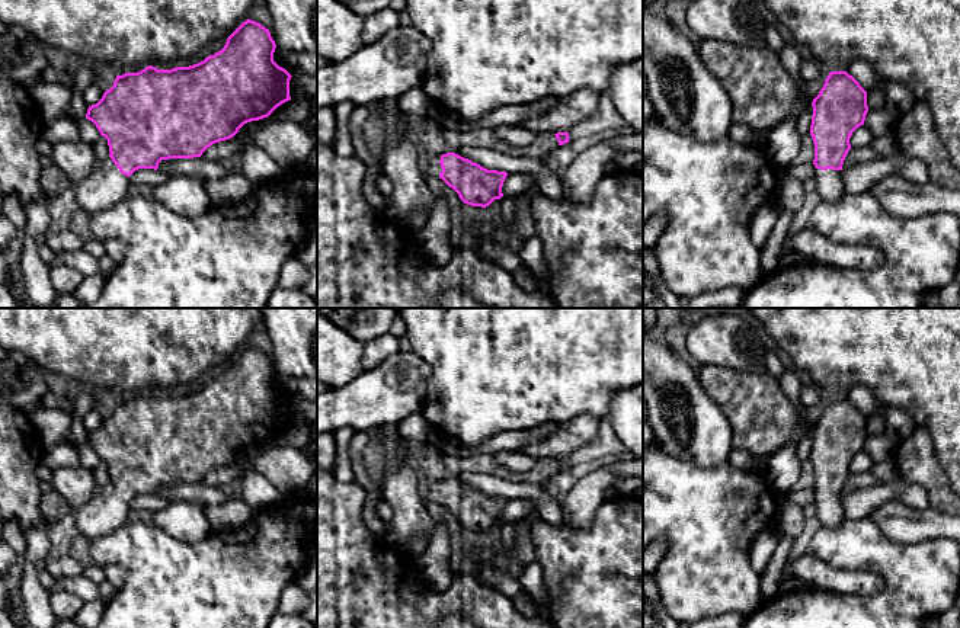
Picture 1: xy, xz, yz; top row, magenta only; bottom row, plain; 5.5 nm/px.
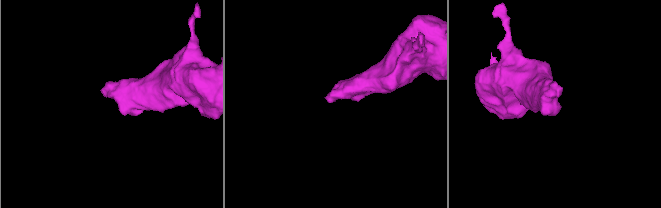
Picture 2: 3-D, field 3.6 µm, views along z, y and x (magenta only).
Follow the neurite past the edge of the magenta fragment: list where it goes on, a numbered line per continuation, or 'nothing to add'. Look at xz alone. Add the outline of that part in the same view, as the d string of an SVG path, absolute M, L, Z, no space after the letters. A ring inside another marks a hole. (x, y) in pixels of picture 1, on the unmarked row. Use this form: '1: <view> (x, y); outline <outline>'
1: xz (434, 494); outline M435 481L428 491L422 493L423 500L439 503L442 493L439 490L441 481Z

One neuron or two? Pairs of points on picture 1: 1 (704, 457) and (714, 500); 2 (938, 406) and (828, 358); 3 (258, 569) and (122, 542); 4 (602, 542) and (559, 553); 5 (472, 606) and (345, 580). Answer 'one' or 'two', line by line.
1: two
2: one
3: one
4: one
5: one

